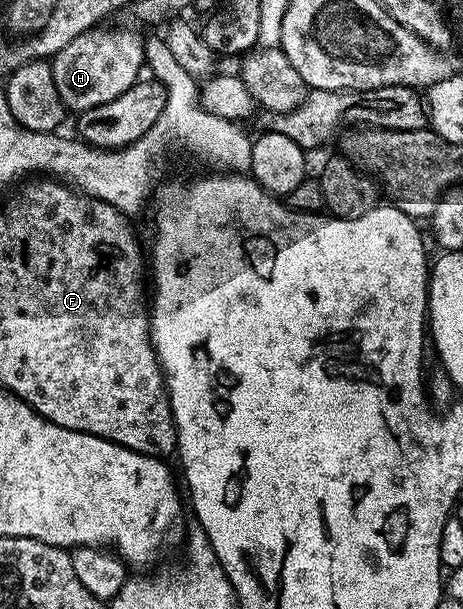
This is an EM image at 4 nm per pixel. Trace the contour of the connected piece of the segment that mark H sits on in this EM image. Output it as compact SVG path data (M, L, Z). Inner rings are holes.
M97 26L78 34L70 46L62 46L62 50L51 57L54 86L69 113L79 114L94 106L102 106L102 102L114 102L118 94L126 94L126 90L141 79L140 67L143 69L146 64L145 37L128 28L104 27Z

